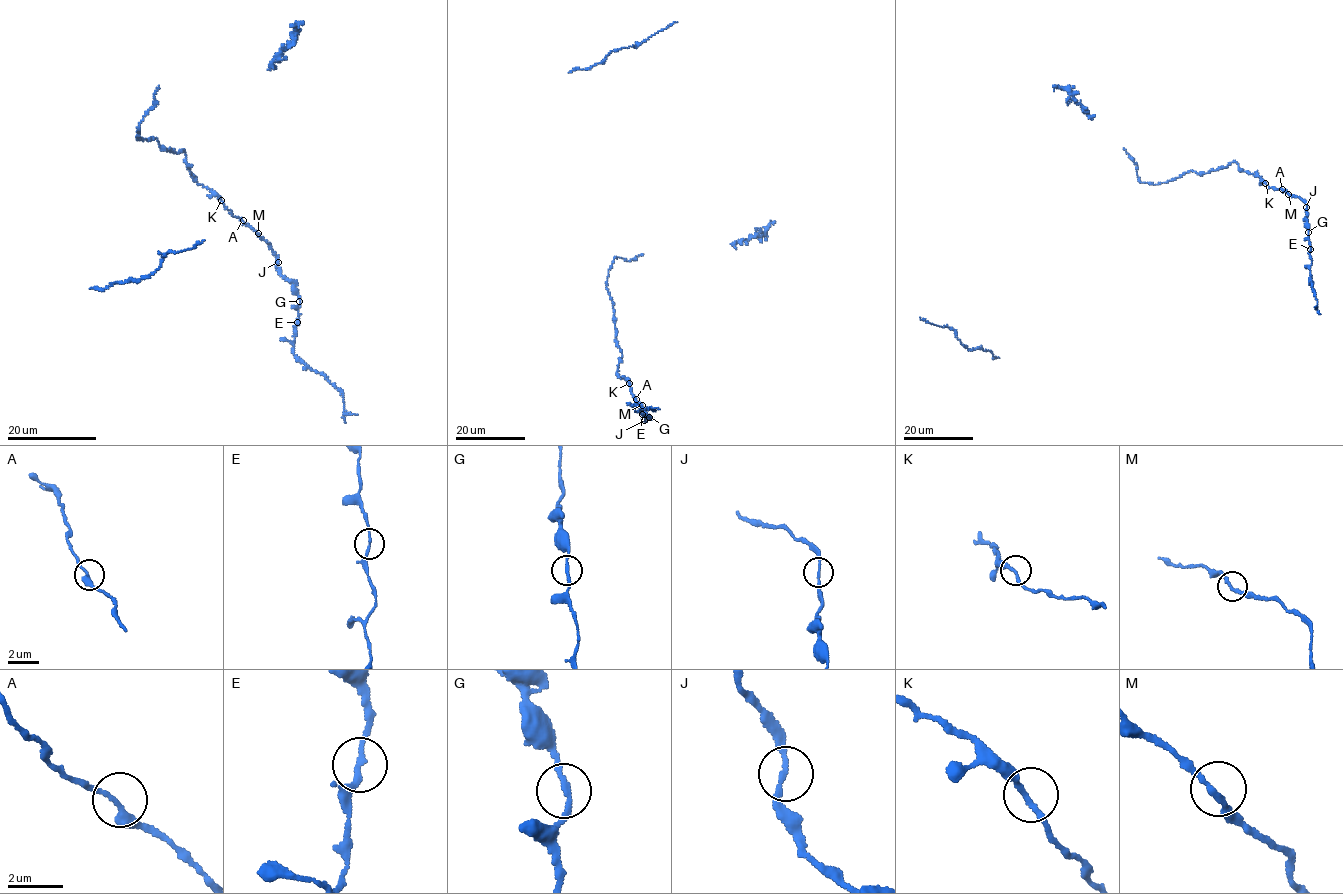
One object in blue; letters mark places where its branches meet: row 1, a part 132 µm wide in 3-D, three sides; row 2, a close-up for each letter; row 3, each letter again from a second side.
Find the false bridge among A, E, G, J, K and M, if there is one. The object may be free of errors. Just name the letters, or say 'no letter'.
no letter

